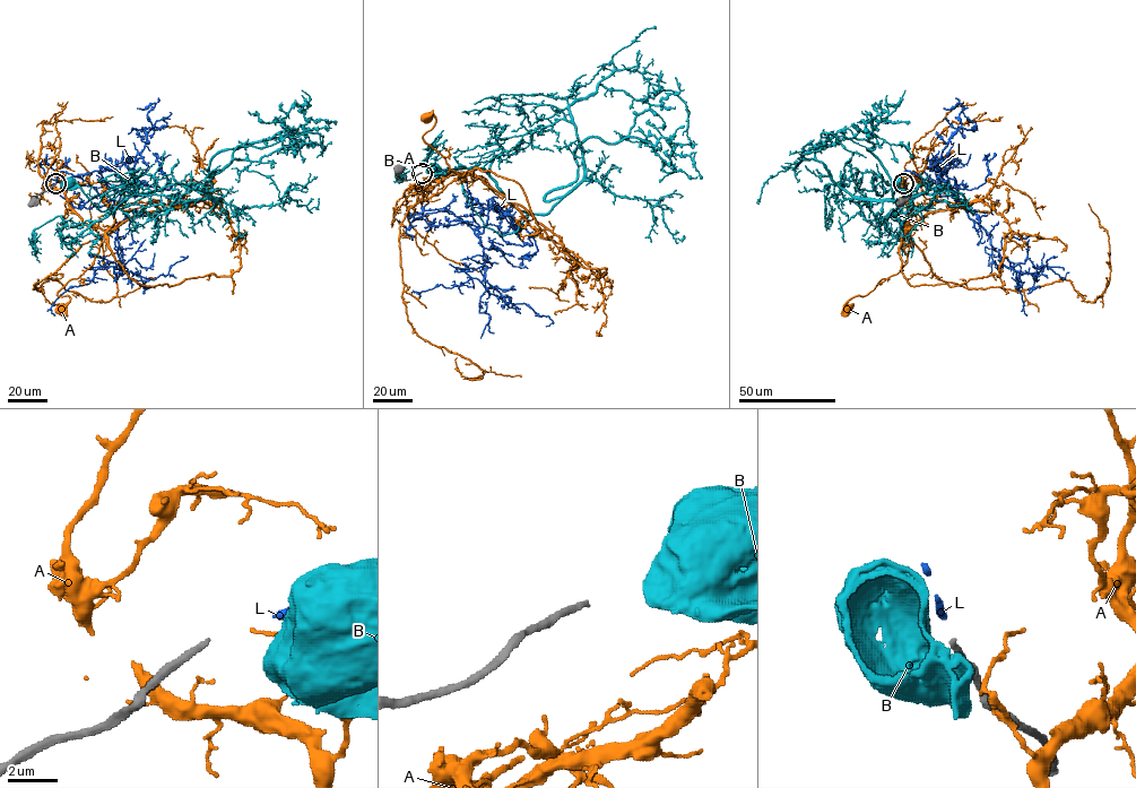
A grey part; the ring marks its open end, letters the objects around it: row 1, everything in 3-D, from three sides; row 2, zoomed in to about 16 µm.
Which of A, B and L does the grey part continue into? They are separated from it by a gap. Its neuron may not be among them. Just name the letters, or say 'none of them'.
L

